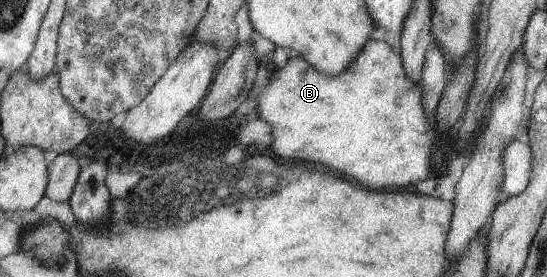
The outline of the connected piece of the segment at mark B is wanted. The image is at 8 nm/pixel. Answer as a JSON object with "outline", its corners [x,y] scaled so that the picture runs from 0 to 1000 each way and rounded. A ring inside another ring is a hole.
{"outline":[[[675,141],[665,173],[660,177],[658,195],[653,195],[649,220],[653,220],[653,256],[649,256],[649,227],[645,227],[627,264],[620,264],[612,278],[587,271],[587,256],[572,249],[570,231],[547,199],[530,206],[516,245],[495,256],[497,267],[492,278],[492,296],[468,350],[472,368],[468,397],[472,397],[470,415],[473,415],[473,430],[488,437],[499,458],[499,473],[495,473],[495,487],[499,487],[495,538],[510,567],[517,567],[517,574],[547,574],[547,581],[572,581],[572,588],[598,596],[598,603],[605,603],[605,610],[612,610],[612,617],[620,617],[620,625],[627,625],[634,639],[653,646],[653,661],[682,675],[682,682],[711,682],[711,675],[759,668],[764,653],[788,643],[799,606],[810,603],[812,610],[812,596],[823,578],[823,567],[841,552],[841,534],[834,509],[835,495],[832,495],[832,480],[806,484],[797,466],[797,437],[788,433],[773,394],[773,321],[768,314],[768,300],[757,303],[740,271],[737,206],[728,188],[718,184],[715,166],[702,144]]]}

